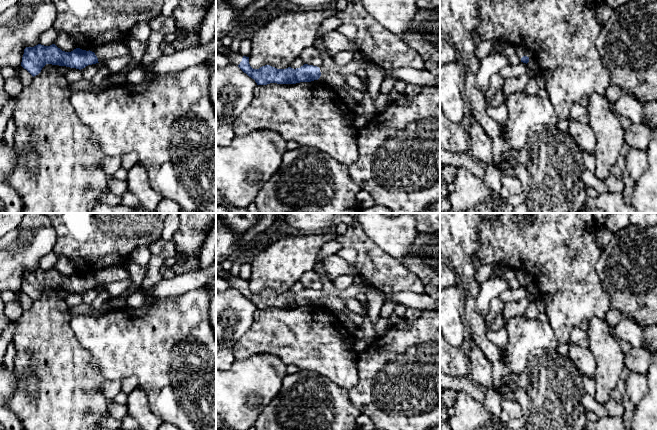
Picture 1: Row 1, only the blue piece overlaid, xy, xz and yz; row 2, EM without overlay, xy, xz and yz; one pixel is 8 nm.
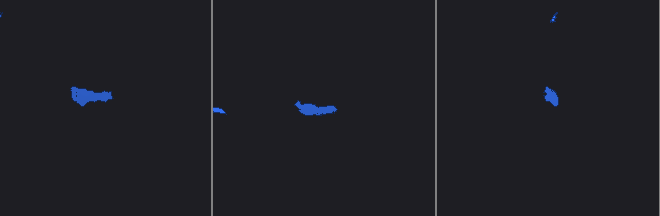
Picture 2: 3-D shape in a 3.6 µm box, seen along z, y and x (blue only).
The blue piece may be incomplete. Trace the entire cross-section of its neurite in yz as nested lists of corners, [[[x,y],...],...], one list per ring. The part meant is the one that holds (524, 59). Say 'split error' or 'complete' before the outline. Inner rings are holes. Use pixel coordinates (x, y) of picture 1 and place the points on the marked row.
split error | [[[522,45],[515,46],[516,55],[523,63],[528,63],[530,60],[533,60],[533,55],[531,51]]]

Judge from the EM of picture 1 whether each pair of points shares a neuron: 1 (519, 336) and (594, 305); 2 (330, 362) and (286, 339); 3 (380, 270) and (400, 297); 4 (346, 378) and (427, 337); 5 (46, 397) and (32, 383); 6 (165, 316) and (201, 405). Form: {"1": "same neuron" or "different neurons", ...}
{"1": "different neurons", "2": "same neuron", "3": "different neurons", "4": "different neurons", "5": "different neurons", "6": "same neuron"}

